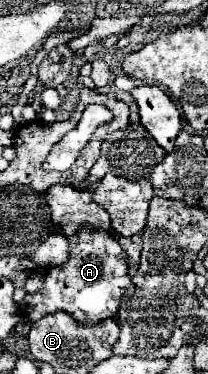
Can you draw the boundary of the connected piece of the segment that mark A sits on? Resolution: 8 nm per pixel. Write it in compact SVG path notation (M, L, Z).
M79 228L77 234L69 236L69 258L63 264L47 266L45 284L35 294L27 294L19 308L31 320L39 320L55 310L69 312L81 324L97 324L109 316L117 314L119 300L125 288L131 284L127 274L127 254L117 240L105 230L97 228Z

